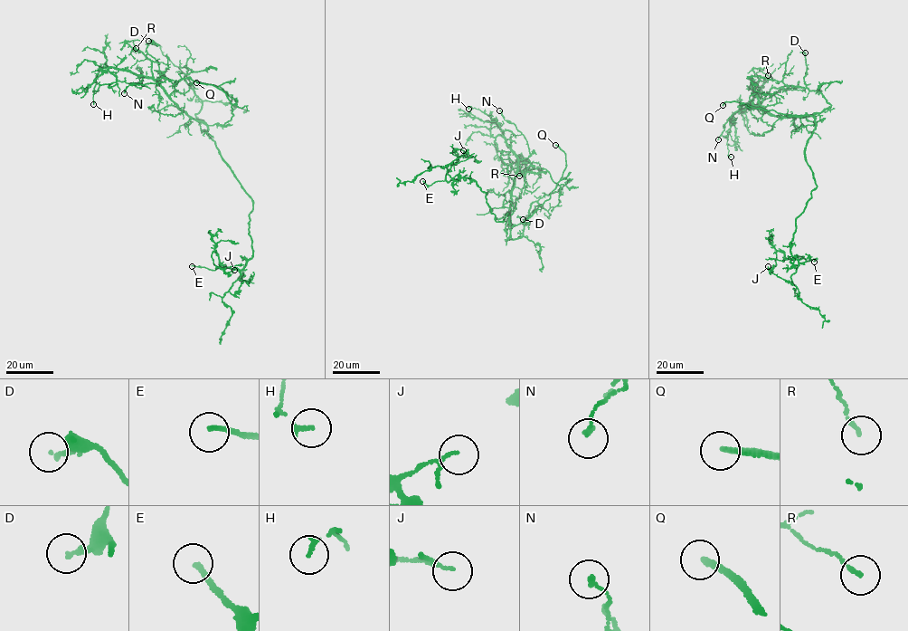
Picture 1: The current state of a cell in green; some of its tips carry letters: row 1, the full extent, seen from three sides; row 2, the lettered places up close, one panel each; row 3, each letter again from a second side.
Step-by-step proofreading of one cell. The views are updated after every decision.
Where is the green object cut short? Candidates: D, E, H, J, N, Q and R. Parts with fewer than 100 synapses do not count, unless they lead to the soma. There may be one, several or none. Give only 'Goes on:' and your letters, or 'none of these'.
Goes on: Q

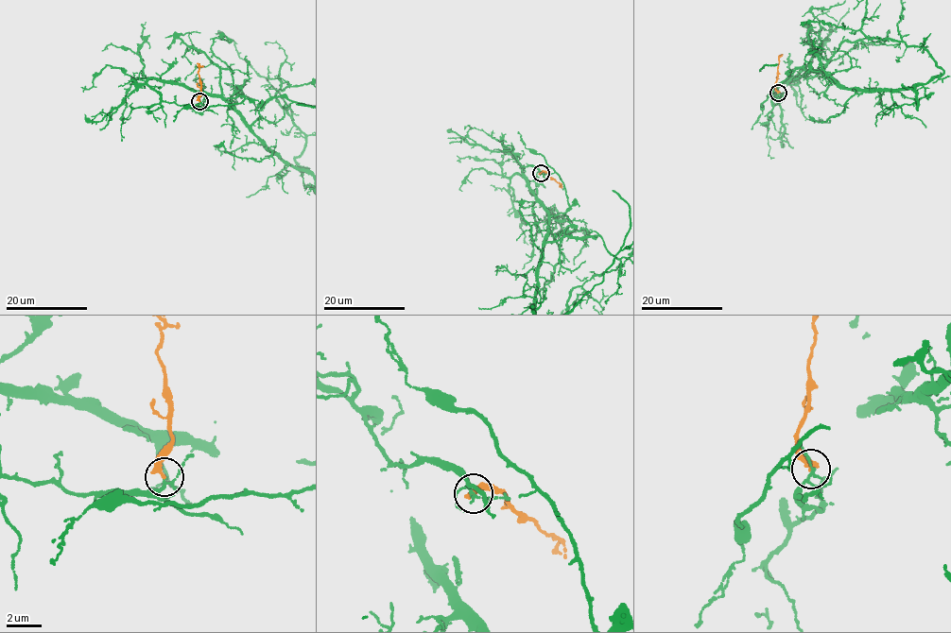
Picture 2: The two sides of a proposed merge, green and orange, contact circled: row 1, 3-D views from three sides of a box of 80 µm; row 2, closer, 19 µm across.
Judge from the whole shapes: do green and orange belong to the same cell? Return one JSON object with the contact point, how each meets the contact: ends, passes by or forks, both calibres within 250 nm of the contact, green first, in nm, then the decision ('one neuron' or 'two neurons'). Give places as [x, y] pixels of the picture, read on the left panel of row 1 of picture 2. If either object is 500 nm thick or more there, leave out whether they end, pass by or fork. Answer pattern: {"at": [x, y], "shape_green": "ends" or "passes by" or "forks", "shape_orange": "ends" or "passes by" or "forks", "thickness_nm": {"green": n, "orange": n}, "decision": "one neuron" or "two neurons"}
{"at": [199, 101], "shape_green": "forks", "shape_orange": "ends", "thickness_nm": {"green": 90, "orange": 360}, "decision": "two neurons"}

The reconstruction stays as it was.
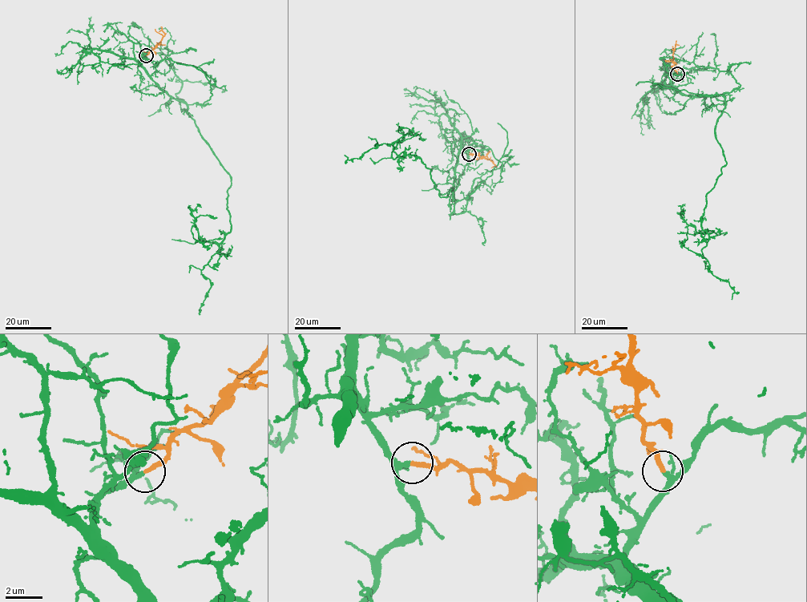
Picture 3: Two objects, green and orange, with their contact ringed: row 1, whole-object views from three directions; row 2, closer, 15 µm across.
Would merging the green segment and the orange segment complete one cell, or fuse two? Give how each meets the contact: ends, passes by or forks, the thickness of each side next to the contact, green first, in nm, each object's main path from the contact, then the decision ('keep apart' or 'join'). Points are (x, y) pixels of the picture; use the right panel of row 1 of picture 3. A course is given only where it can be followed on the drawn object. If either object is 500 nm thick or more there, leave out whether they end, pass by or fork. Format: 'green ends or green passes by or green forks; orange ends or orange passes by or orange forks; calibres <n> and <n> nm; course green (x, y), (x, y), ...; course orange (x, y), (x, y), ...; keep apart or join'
green forks; orange ends; calibres 170 and 240 nm; course green (677, 74), (683, 94), (724, 97), (714, 131), (726, 163), (700, 220), (707, 268), (728, 282), (732, 299); course orange (677, 74), (673, 54), (676, 44), (679, 45); join

